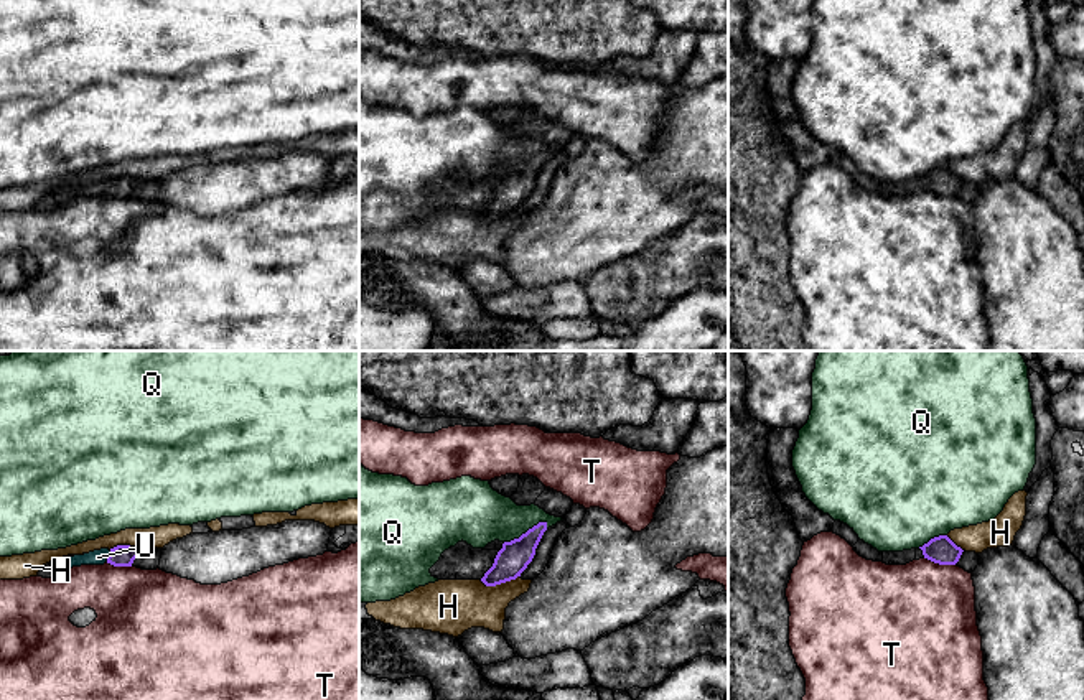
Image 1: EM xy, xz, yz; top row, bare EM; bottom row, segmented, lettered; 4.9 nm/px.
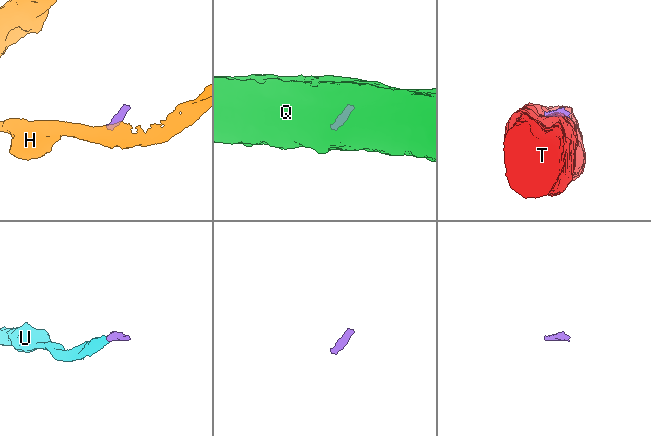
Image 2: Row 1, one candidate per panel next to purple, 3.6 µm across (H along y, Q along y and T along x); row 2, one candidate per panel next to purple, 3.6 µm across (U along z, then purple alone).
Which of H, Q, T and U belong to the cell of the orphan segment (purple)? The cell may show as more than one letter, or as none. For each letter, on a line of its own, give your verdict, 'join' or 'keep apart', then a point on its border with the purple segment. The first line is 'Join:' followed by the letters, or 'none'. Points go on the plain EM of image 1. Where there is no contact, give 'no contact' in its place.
Join: U
H: keep apart | xz (499, 214)
Q: keep apart | xz (527, 162)
T: keep apart | yz (939, 195)
U: join | xy (109, 186)

